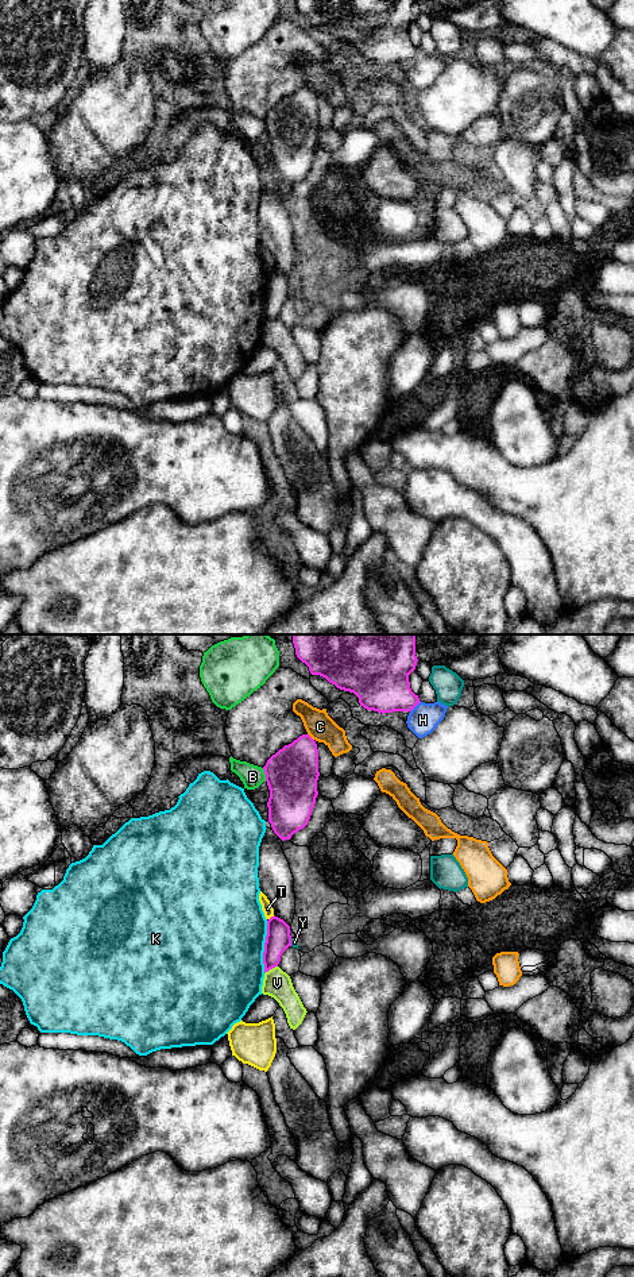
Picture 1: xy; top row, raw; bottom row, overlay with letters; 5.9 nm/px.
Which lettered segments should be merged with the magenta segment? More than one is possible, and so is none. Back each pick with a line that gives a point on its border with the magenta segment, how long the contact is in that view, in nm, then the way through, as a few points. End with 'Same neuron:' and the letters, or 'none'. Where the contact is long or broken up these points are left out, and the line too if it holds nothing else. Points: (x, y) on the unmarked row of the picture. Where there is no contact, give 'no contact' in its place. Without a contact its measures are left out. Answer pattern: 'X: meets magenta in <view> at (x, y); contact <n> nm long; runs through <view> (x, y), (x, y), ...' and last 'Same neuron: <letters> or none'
Same neuron: none

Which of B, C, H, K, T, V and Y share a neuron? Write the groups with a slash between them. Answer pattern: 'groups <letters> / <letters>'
groups B / C / H / K / T / V / Y

